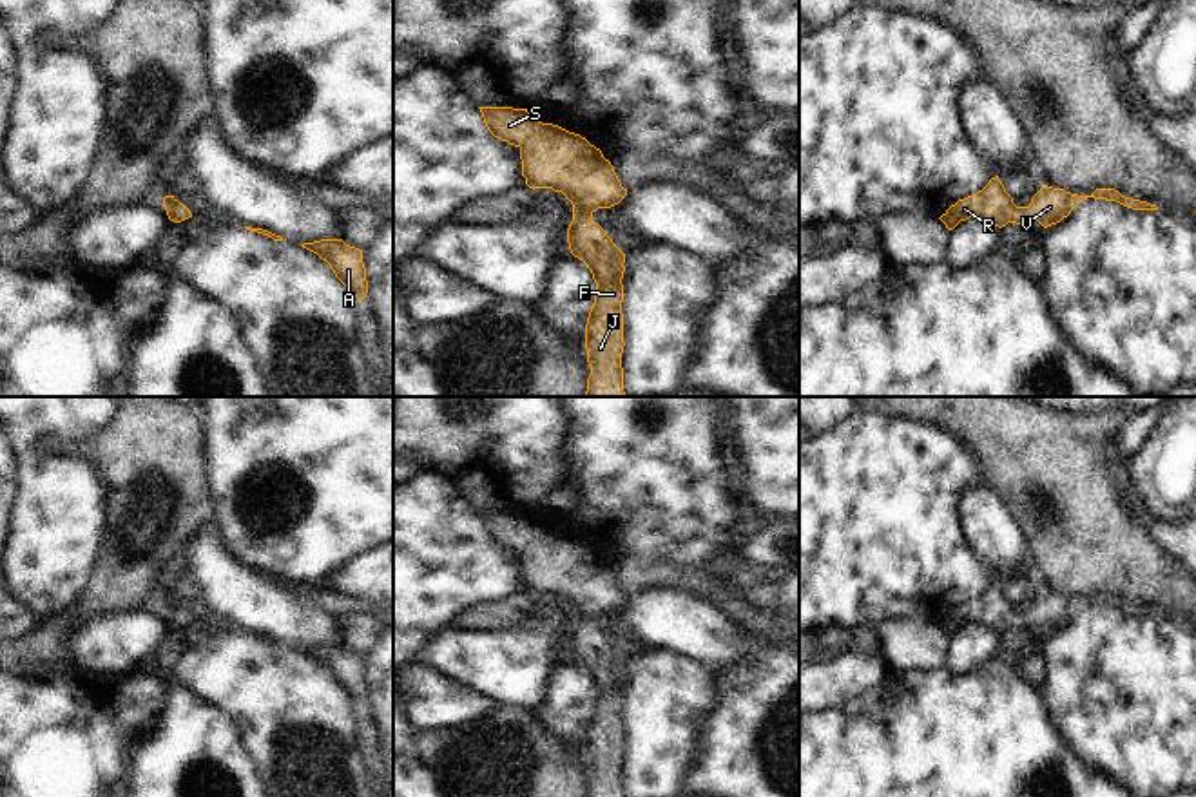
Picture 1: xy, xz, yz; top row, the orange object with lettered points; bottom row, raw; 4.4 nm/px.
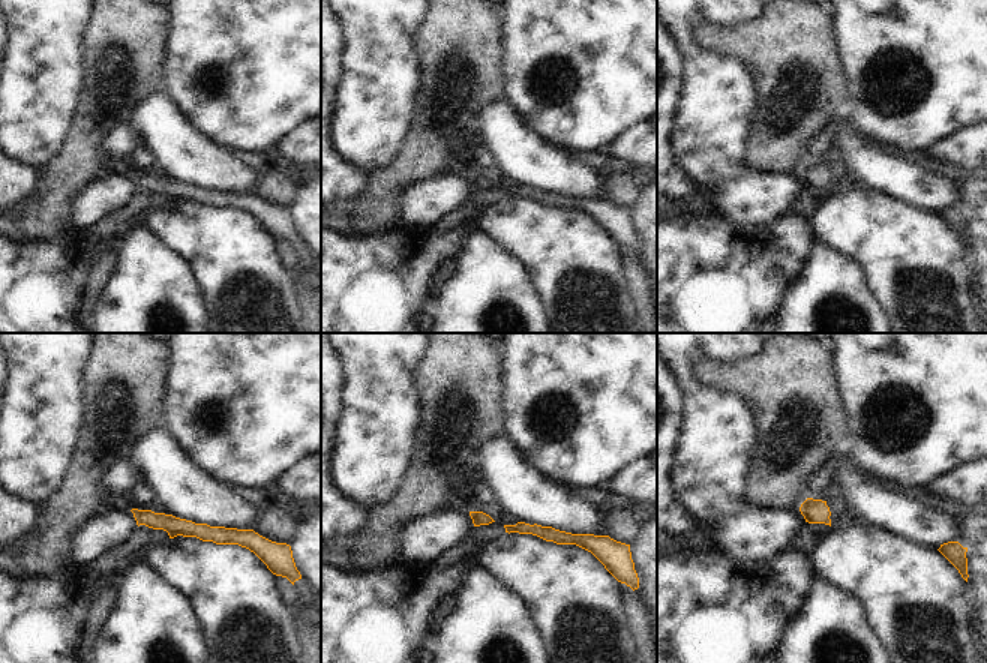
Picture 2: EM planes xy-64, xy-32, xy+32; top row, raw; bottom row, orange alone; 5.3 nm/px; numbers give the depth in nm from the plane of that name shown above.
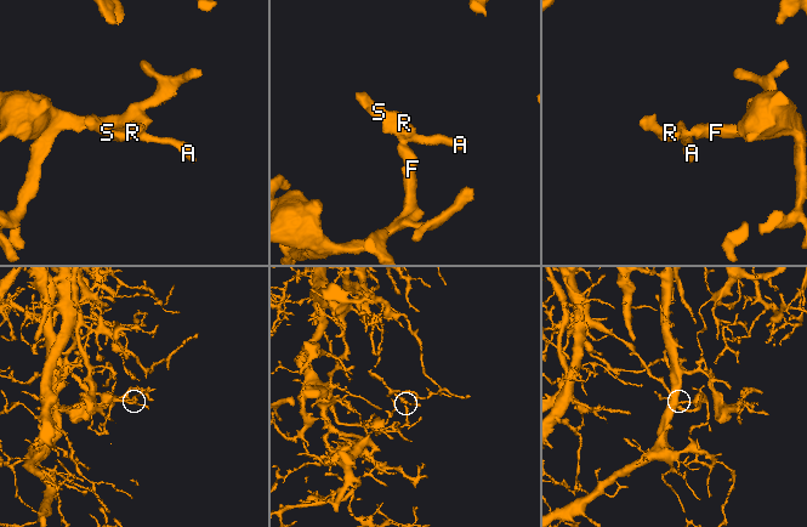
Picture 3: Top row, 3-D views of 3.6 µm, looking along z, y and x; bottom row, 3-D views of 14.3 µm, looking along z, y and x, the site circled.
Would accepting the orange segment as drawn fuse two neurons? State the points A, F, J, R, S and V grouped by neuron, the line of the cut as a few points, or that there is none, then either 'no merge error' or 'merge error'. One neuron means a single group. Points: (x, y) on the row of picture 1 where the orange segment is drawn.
groups A F J R S V; cut none; no merge error

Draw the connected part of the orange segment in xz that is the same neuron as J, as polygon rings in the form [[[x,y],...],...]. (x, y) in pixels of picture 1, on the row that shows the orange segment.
[[[478,107],[487,130],[520,149],[522,176],[529,188],[553,188],[573,205],[569,250],[584,261],[596,283],[585,324],[591,375],[585,397],[625,397],[623,391],[623,272],[625,254],[593,221],[598,208],[618,205],[627,188],[602,150],[580,134],[535,120],[527,109]]]

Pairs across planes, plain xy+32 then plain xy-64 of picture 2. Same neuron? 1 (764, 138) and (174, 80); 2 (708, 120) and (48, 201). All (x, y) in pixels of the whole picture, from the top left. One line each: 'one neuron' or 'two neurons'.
1: two neurons
2: two neurons

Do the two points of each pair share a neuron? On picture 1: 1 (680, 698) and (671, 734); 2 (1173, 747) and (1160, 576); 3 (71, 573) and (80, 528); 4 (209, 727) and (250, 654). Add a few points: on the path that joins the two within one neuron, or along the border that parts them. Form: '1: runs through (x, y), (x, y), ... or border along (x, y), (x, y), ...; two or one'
1: runs through (671, 707), (671, 725); one
2: border along (1158, 613), (1176, 622); two
3: runs through (71, 562), (71, 538); one
4: border along (183, 685), (214, 705), (232, 723), (241, 747); two

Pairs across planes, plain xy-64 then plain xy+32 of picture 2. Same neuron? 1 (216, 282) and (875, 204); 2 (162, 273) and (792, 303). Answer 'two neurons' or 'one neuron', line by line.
1: one neuron
2: one neuron

